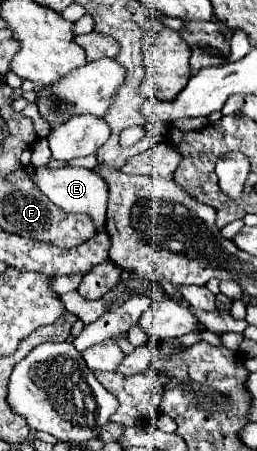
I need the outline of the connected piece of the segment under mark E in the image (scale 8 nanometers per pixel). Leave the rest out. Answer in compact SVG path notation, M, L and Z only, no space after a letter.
M25 166L29 172L29 178L37 188L59 208L65 212L77 212L77 214L89 214L93 218L93 224L97 230L105 226L105 212L107 212L107 202L109 202L109 190L105 180L87 168L73 168L73 166L61 166L61 168L49 168L49 166Z

